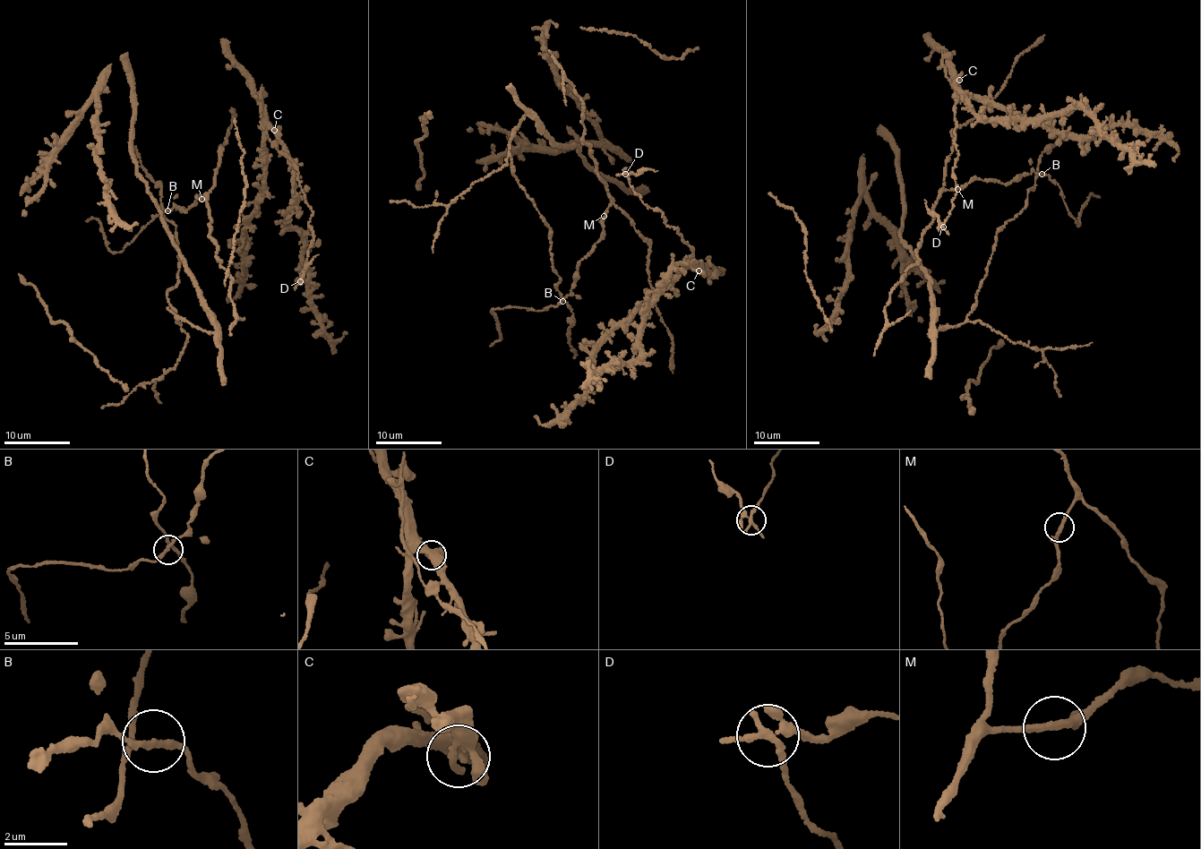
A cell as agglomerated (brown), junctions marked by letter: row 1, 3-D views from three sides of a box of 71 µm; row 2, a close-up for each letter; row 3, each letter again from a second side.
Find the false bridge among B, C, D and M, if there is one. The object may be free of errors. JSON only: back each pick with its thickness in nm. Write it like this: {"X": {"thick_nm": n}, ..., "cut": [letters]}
{"D": {"thick_nm": 240}, "cut": ["D"]}

